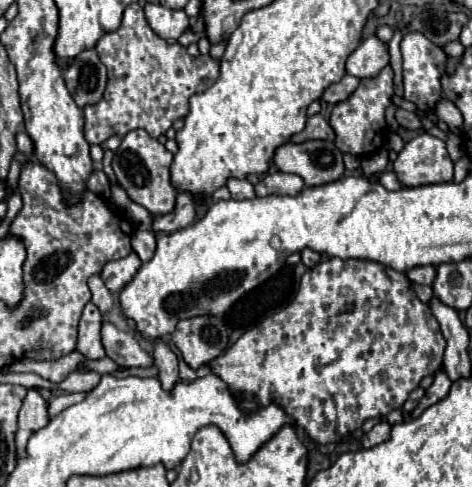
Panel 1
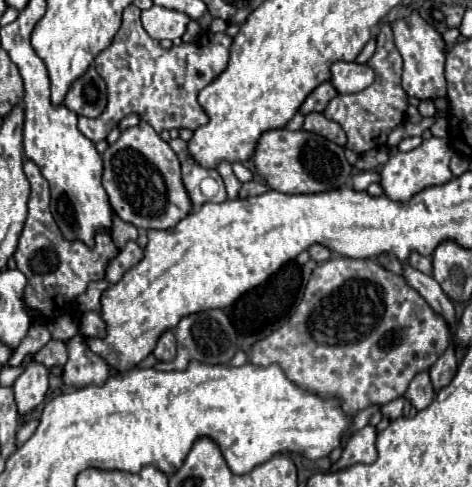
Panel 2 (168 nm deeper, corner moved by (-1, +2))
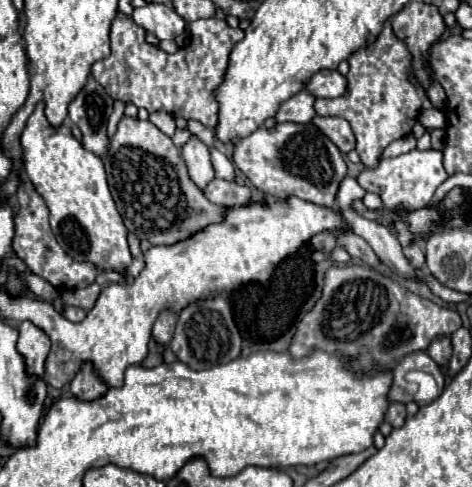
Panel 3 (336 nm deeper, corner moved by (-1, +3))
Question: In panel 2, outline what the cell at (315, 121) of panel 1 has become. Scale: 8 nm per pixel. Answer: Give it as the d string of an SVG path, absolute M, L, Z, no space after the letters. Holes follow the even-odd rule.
M311 112L311 114L305 116L303 130L313 132L313 134L319 134L319 136L323 136L323 138L339 144L339 146L345 146L345 142L347 142L343 128L341 128L337 122L325 118L325 116L319 114L319 112Z

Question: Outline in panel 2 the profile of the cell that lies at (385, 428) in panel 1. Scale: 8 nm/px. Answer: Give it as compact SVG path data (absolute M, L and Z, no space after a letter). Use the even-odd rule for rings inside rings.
M367 424L361 430L357 430L349 438L349 442L347 442L347 446L343 450L343 456L339 458L339 462L331 470L341 470L341 468L347 468L347 466L357 464L357 462L371 464L377 458L375 438L377 438L377 428L371 426L371 424Z

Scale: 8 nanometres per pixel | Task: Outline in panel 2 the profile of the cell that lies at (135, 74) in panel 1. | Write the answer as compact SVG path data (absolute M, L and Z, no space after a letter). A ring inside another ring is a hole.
M133 4L127 6L123 10L123 24L121 24L119 32L115 34L113 44L95 58L95 68L107 82L107 108L97 118L79 116L79 130L91 142L105 140L107 134L129 114L137 114L143 122L151 124L155 132L163 132L163 130L171 130L171 128L195 130L197 126L207 122L207 116L203 114L201 106L197 104L197 94L199 94L199 88L205 88L207 84L211 84L227 68L231 38L227 34L213 34L208 31L202 34L198 44L181 44L181 46L171 46L169 50L165 50L165 48L161 48L159 40L153 40L143 30L139 14L141 14L141 10L137 6L133 6Z

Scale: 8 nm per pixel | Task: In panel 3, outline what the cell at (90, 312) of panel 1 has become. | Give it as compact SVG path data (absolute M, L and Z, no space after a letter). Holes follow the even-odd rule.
M83 363L81 371L71 381L71 393L73 397L81 401L95 401L107 393L107 385L93 373L91 363Z

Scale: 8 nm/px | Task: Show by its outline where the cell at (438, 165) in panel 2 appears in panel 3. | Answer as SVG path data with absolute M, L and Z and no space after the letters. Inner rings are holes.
M429 149L429 151L409 151L405 155L399 157L391 157L391 159L383 159L379 163L379 167L375 169L363 169L357 175L357 183L369 191L369 193L377 193L383 201L383 209L395 215L403 215L415 209L421 209L427 205L427 201L433 197L435 189L447 179L449 175L443 169L443 155L441 151Z

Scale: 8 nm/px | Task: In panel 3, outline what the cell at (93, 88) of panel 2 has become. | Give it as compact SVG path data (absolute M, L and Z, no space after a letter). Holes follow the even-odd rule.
M89 77L87 85L69 105L69 119L83 133L81 145L87 151L95 153L97 157L103 157L109 149L107 119L111 111L113 111L113 99L93 77Z

